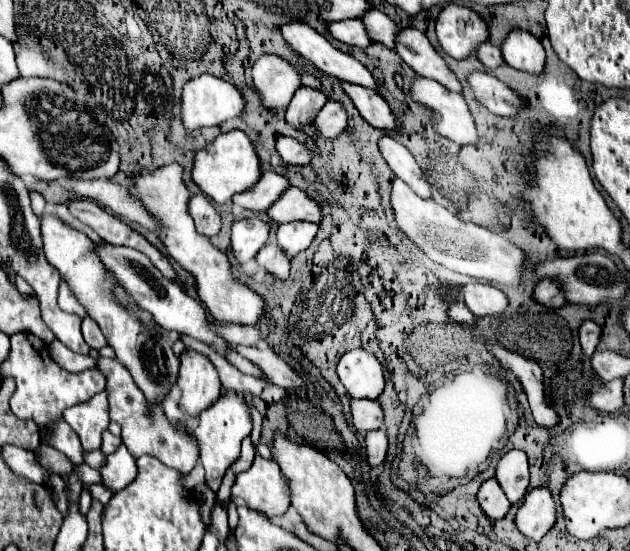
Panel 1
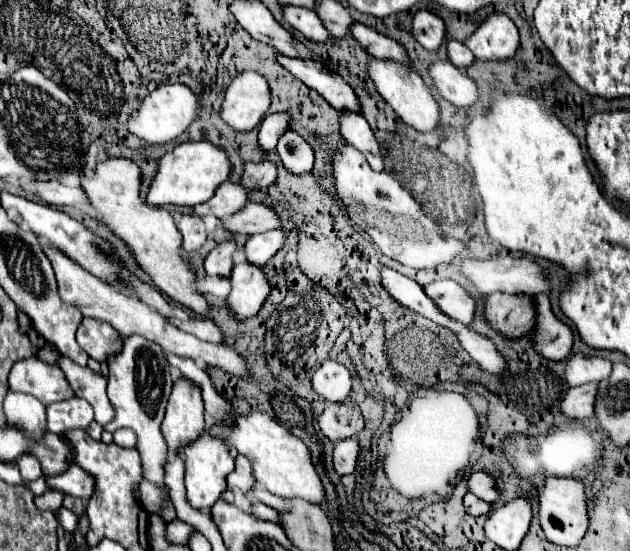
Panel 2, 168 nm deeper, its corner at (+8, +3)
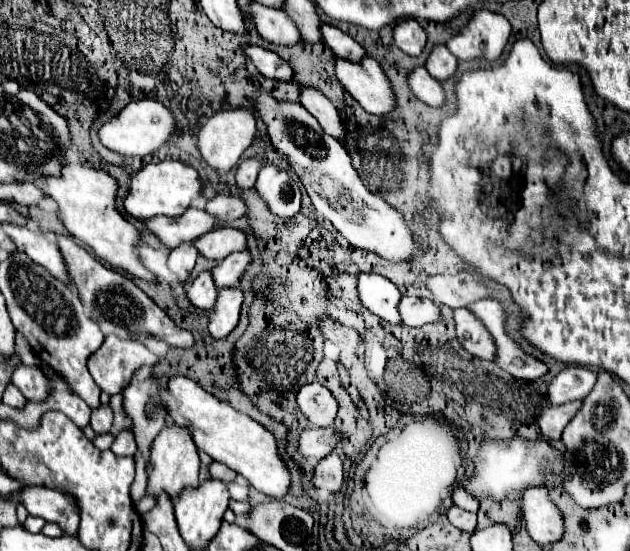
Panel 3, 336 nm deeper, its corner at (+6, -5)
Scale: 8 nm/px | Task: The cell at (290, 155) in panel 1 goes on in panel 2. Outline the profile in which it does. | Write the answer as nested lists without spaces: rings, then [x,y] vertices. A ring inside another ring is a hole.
[[[261,161],[261,163],[245,163],[239,185],[245,185],[247,191],[267,191],[277,177],[277,163]]]

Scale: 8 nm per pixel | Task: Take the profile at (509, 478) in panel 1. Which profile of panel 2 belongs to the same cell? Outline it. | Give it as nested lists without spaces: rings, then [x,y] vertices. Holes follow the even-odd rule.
[[[481,471],[469,475],[469,479],[467,479],[467,489],[469,489],[471,493],[475,493],[479,499],[487,501],[487,503],[497,501],[497,497],[499,497],[499,491],[497,491],[497,487],[495,487],[493,477],[487,475],[487,473],[481,473]]]

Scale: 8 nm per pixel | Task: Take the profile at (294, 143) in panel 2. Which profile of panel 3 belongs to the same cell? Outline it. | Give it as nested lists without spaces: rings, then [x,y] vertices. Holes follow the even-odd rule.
[[[277,163],[265,165],[255,187],[279,217],[291,217],[301,209],[301,185],[287,167],[279,167]]]

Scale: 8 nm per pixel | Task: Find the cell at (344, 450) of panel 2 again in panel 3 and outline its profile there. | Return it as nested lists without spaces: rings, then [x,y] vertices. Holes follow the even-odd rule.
[[[329,453],[319,461],[315,467],[315,477],[313,477],[315,487],[325,487],[329,491],[339,491],[343,485],[343,463],[337,453]]]

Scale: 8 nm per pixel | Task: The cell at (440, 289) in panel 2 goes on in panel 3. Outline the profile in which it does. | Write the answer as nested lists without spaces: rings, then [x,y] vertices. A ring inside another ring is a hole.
[[[403,297],[401,317],[403,317],[403,323],[409,327],[423,327],[427,323],[443,321],[439,305],[431,299],[421,299],[421,297]]]

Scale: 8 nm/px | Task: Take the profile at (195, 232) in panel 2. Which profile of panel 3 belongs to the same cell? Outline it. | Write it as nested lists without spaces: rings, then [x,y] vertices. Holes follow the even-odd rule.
[[[185,241],[181,243],[179,247],[171,249],[169,253],[169,259],[167,259],[167,265],[173,273],[179,275],[179,281],[185,281],[191,273],[191,269],[195,267],[195,261],[197,261],[197,249],[193,245],[193,241]]]

